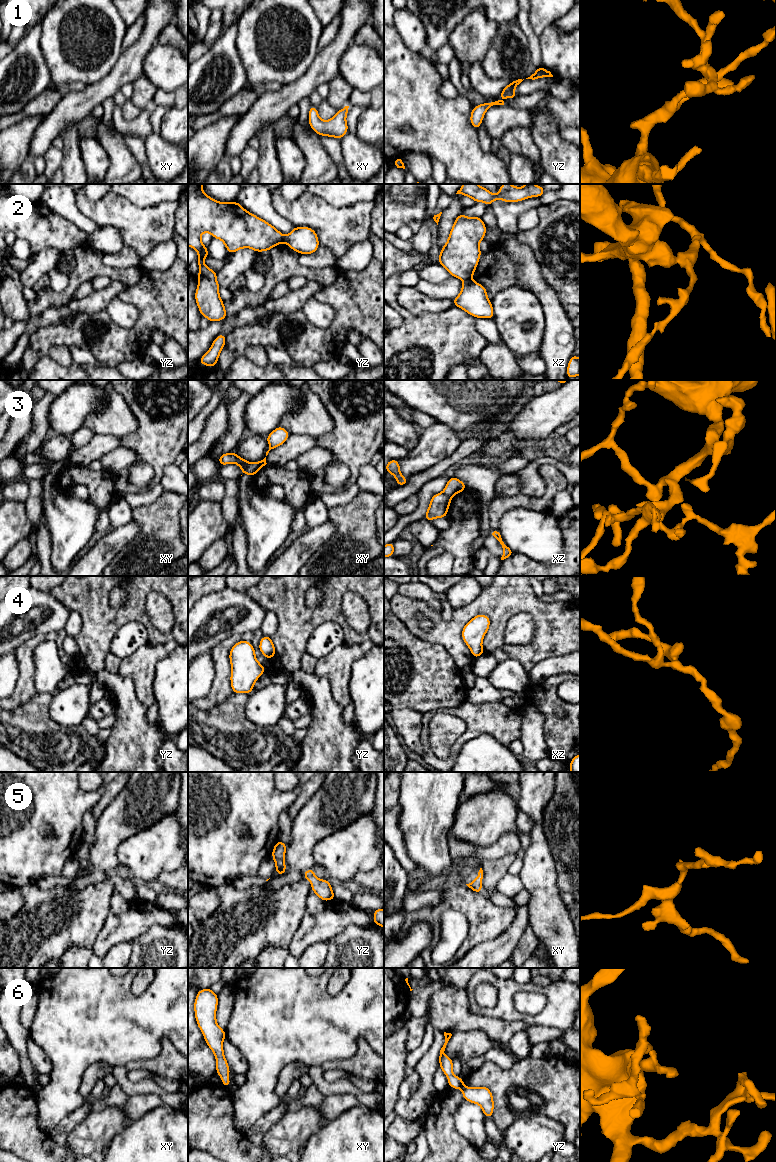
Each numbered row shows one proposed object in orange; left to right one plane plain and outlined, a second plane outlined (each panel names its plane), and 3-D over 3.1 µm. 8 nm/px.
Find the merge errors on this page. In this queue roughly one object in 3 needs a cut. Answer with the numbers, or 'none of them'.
2, 3

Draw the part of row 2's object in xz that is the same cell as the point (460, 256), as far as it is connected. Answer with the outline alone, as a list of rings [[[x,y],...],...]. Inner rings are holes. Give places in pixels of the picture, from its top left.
[[[462,212],[454,221],[438,263],[453,277],[471,281],[482,253],[479,242],[485,234],[486,225],[481,217],[465,217]]]

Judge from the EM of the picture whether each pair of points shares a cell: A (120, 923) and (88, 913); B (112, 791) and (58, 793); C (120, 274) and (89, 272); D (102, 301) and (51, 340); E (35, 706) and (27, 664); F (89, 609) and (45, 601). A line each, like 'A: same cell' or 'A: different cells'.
A: different cells
B: different cells
C: same cell
D: different cells
E: different cells
F: different cells

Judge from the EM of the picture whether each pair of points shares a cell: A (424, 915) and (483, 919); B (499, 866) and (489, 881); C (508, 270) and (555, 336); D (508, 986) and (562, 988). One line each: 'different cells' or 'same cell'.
A: same cell
B: same cell
C: different cells
D: same cell

